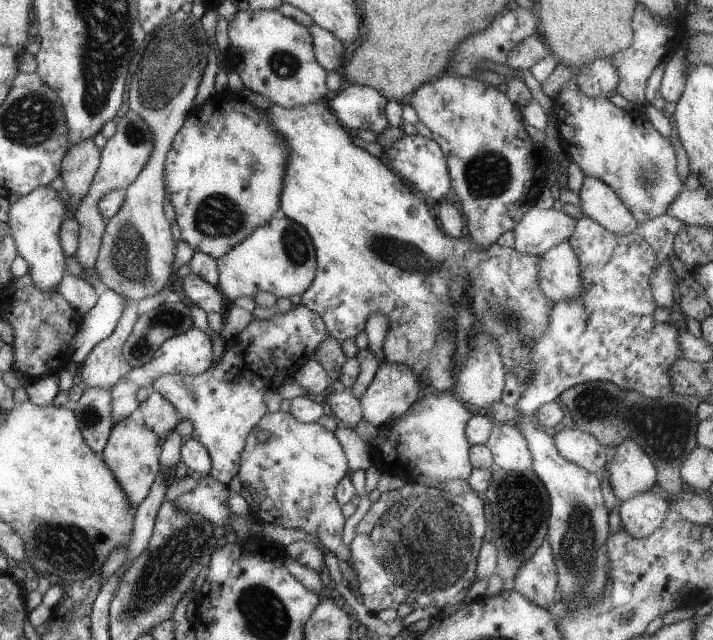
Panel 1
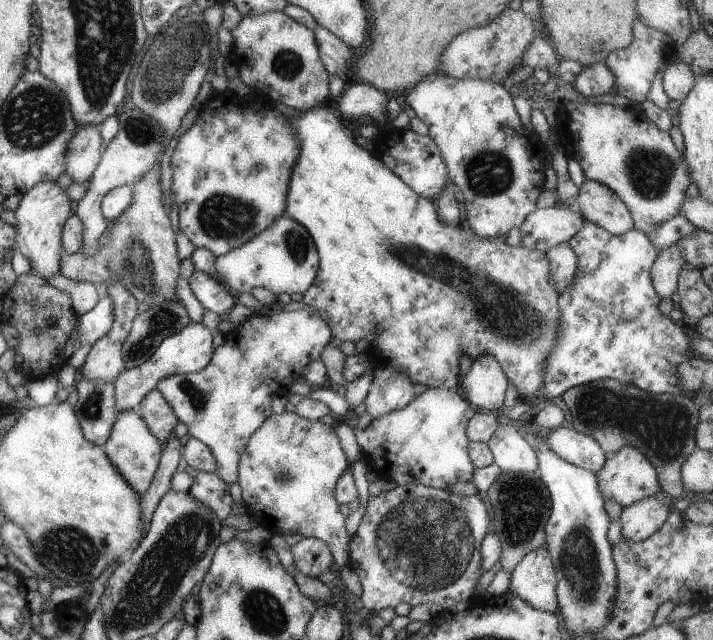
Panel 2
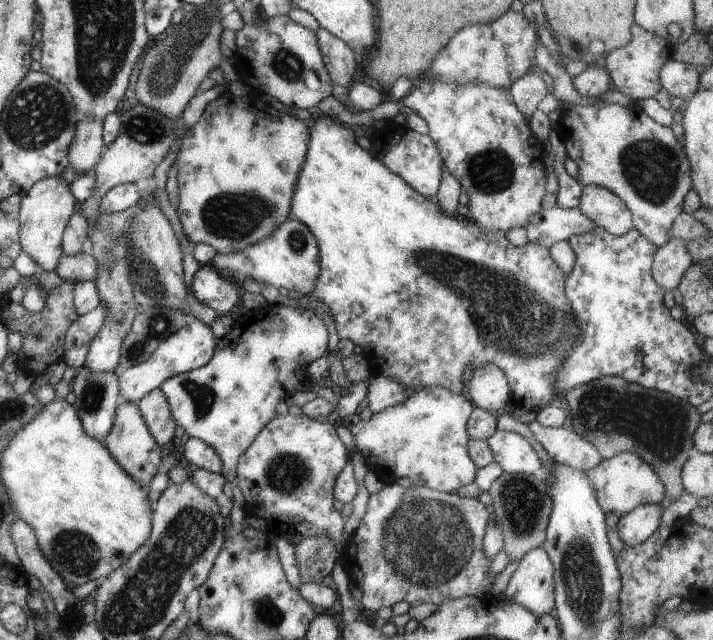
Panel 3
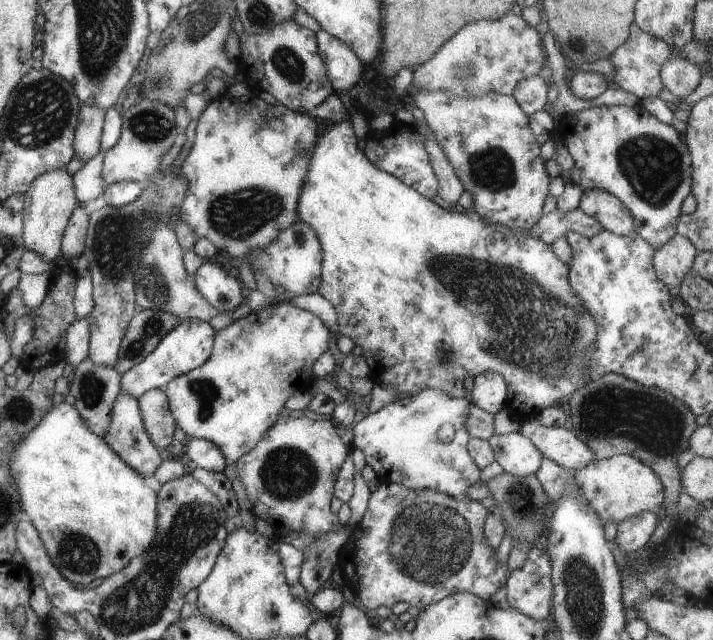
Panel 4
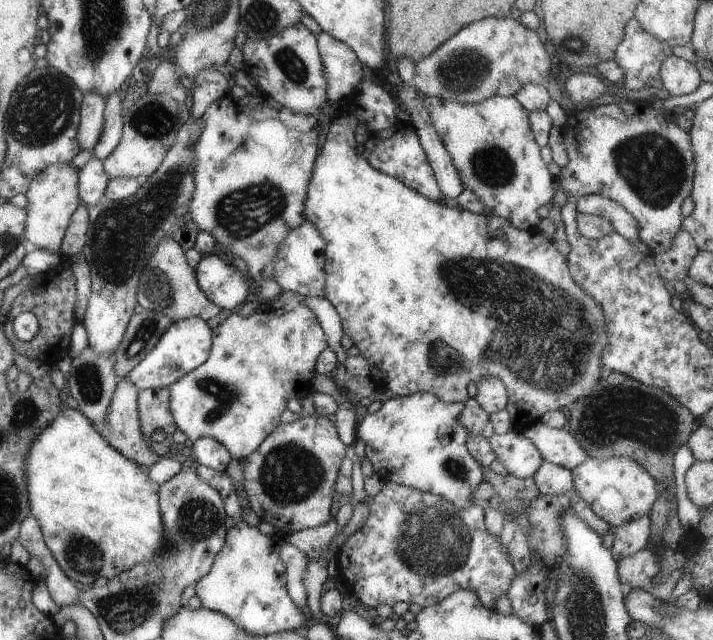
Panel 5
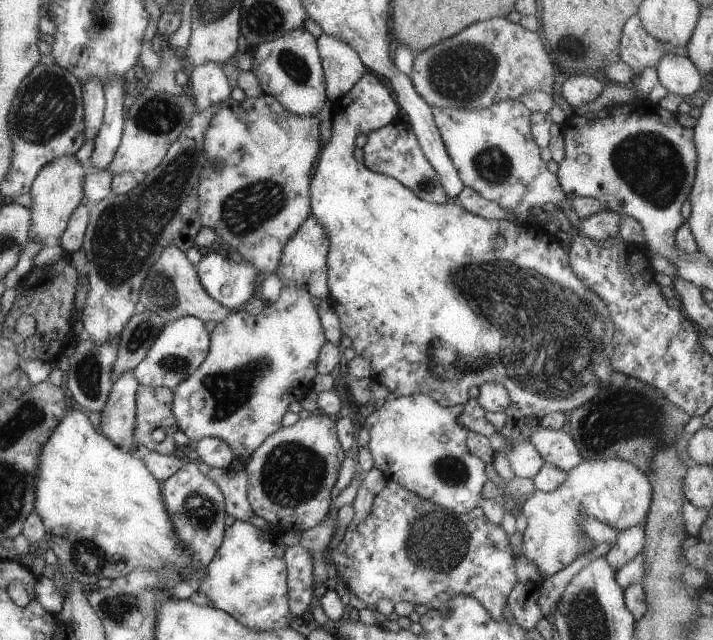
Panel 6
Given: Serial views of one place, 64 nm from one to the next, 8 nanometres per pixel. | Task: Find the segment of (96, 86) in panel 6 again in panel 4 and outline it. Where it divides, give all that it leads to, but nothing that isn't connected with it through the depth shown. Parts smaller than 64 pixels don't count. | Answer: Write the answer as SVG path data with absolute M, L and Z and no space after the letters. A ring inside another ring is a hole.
M88 102L80 103L78 123L74 130L72 147L74 156L83 163L97 154L104 123L104 110Z

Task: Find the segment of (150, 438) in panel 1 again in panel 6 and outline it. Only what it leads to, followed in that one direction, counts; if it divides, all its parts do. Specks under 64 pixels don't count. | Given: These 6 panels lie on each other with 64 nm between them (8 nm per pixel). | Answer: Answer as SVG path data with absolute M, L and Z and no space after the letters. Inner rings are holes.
M131 370L123 372L111 386L107 402L99 414L101 435L115 446L133 452L135 442L135 392L137 380Z

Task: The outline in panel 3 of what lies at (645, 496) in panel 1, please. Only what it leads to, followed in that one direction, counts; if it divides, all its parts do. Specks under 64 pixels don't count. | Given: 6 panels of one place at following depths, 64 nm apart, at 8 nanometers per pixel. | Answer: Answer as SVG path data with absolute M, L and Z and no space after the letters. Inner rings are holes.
M646 504L618 517L616 530L619 538L630 547L641 544L659 528L661 512L658 504Z

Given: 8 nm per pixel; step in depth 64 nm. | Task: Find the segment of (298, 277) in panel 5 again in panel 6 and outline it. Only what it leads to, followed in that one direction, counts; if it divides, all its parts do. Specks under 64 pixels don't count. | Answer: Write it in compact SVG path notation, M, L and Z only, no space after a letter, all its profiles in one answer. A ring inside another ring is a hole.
M309 216L300 226L289 236L289 240L285 242L285 246L281 250L277 270L275 275L279 278L282 286L295 286L299 290L305 290L309 296L321 300L328 298L327 278L326 278L326 262L327 260L327 234L321 228L321 224Z

